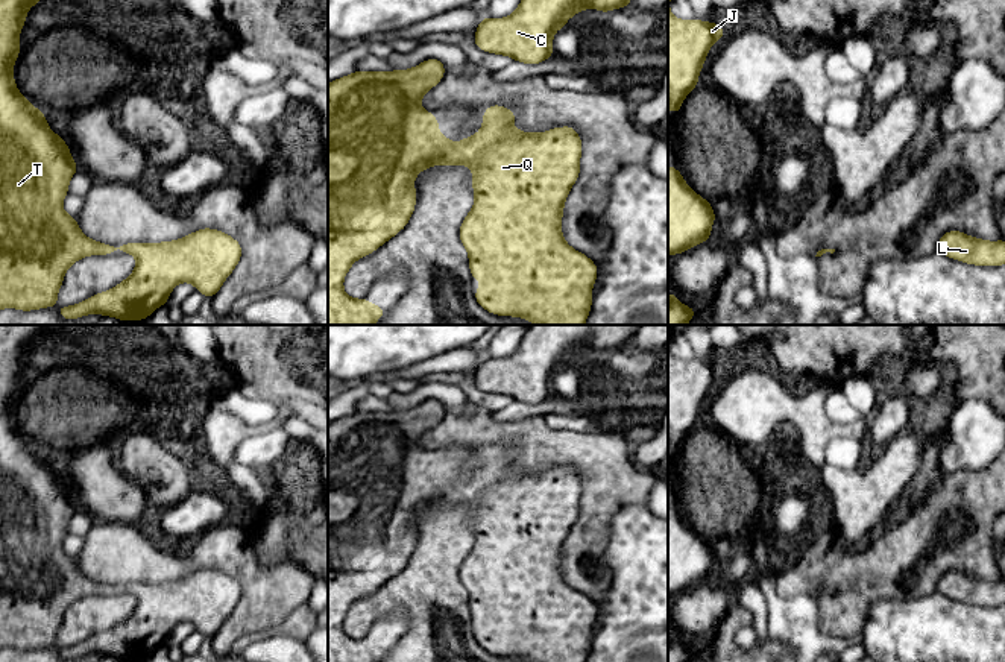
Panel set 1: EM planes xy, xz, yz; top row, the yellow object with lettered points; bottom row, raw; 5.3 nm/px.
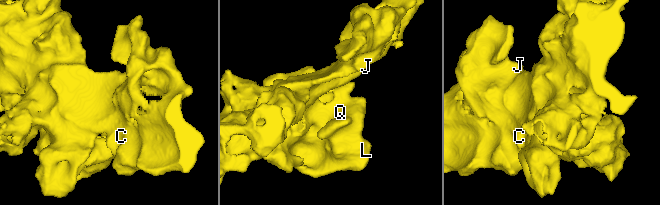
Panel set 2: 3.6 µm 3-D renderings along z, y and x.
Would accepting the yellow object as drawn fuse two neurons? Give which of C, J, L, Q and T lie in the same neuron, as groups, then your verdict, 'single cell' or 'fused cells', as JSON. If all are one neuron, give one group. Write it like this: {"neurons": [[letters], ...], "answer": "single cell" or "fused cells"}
{"neurons": [["C", "J", "L", "Q", "T"]], "answer": "single cell"}

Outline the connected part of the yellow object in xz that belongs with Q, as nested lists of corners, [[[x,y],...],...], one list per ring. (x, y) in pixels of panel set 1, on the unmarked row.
[[[430,398],[408,410],[355,410],[352,415],[339,418],[328,424],[328,662],[376,662],[387,653],[387,650],[380,645],[373,645],[366,638],[355,639],[348,636],[343,630],[343,619],[357,600],[375,592],[380,586],[393,578],[407,566],[416,548],[414,516],[424,512],[427,507],[440,504],[466,504],[472,509],[472,531],[475,533],[475,542],[458,569],[458,577],[468,591],[471,616],[481,623],[480,630],[472,630],[478,645],[496,656],[522,657],[530,662],[586,662],[592,647],[592,626],[597,621],[598,607],[589,597],[571,588],[562,575],[565,541],[571,531],[571,527],[580,516],[581,477],[572,466],[553,468],[543,474],[521,472],[512,465],[512,460],[516,457],[515,449],[507,449],[501,445],[490,445],[484,449],[481,471],[468,478],[462,478],[458,484],[454,486],[452,478],[446,478],[439,474],[439,459],[433,457],[431,451],[427,451],[419,445],[425,433],[434,428],[443,419],[443,416],[445,404],[439,399]]]

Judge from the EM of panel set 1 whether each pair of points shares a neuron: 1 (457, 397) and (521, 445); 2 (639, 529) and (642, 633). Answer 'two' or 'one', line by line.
1: two
2: one

